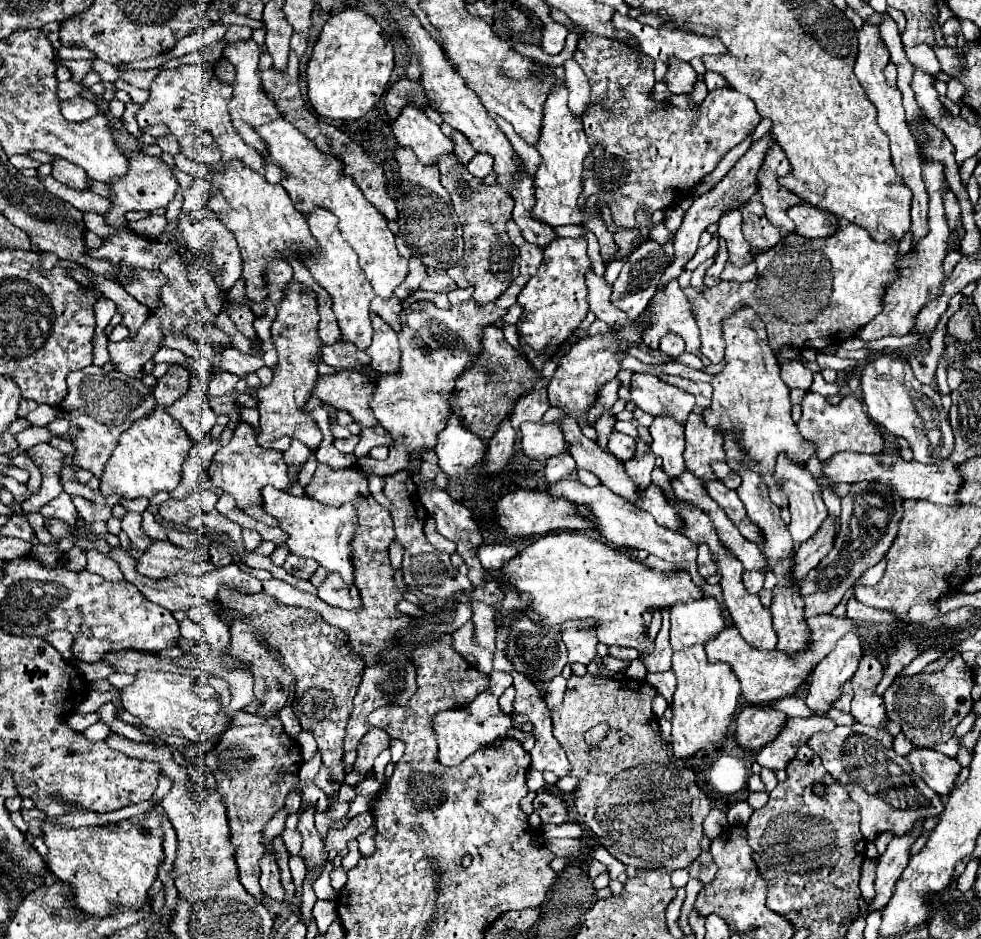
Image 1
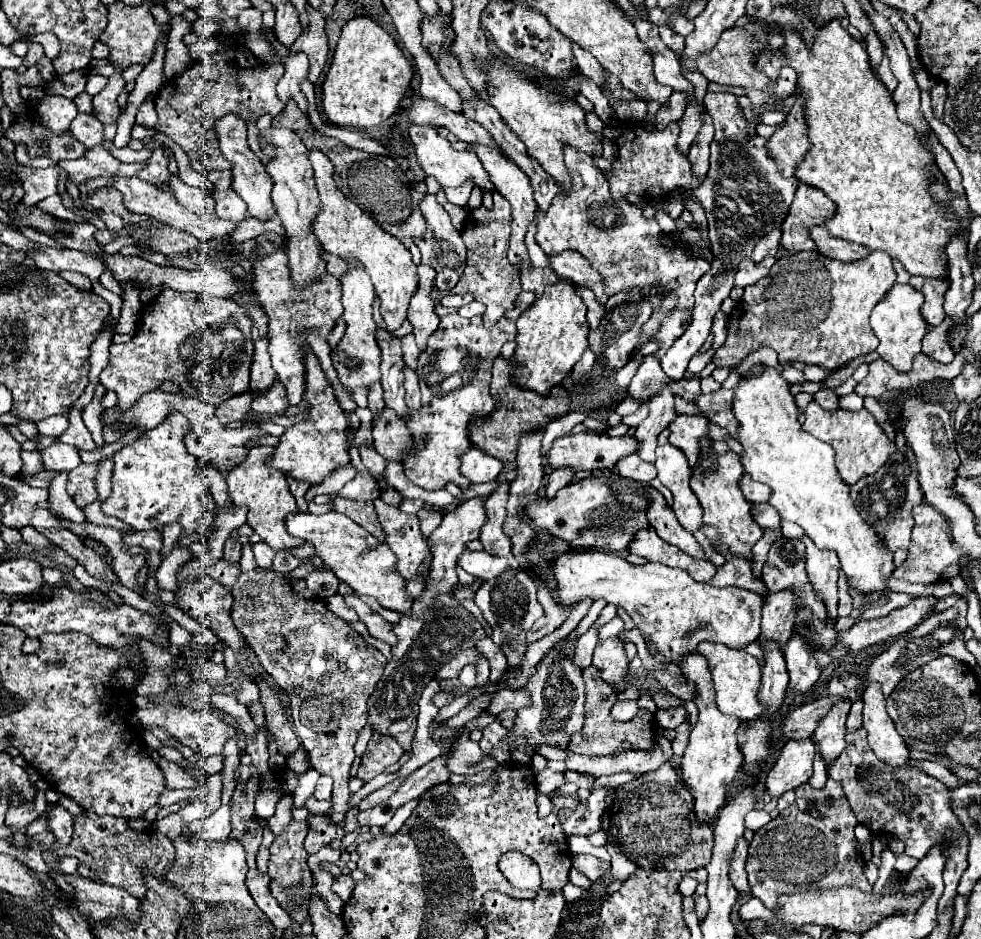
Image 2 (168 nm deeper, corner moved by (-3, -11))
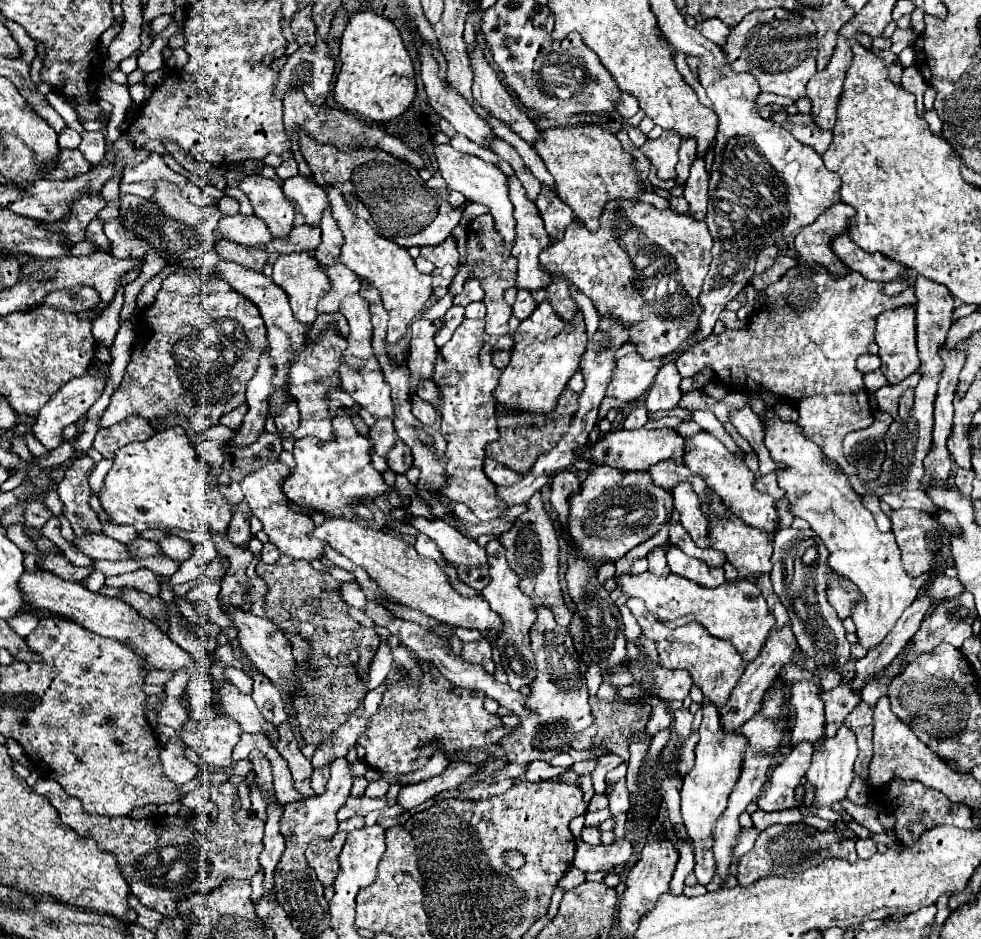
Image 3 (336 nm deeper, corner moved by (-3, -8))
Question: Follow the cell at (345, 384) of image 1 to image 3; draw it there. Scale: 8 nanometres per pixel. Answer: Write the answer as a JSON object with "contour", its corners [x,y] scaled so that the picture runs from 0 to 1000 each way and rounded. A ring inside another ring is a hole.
{"contour":[[[407,469],[405,475],[394,483],[394,494],[401,503],[405,505],[413,505],[419,496],[421,496],[421,488],[419,488],[419,479]]]}

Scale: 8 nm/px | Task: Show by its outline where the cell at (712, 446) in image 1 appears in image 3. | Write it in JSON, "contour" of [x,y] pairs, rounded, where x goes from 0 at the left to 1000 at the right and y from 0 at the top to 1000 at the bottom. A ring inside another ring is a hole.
{"contour":[[[715,539],[715,543],[721,547],[725,562],[723,562],[723,571],[725,571],[725,584],[739,588],[741,596],[751,605],[753,616],[759,618],[768,618],[776,611],[784,611],[786,609],[786,590],[788,590],[788,573],[774,564],[774,562],[766,562],[761,560],[755,552],[751,552],[747,545],[741,545],[741,552],[731,554],[721,545],[721,539]]]}

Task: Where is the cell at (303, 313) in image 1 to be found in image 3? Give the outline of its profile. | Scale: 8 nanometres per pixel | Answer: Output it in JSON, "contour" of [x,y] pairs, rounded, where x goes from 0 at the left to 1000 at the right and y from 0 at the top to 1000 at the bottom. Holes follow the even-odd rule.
{"contour":[[[347,435],[344,442],[338,447],[338,454],[340,461],[344,462],[344,469],[341,471],[329,471],[329,469],[323,469],[323,466],[315,464],[307,466],[307,469],[301,469],[301,477],[299,477],[299,486],[301,486],[301,501],[299,505],[291,511],[288,515],[288,524],[293,526],[295,532],[299,532],[301,537],[305,539],[311,539],[315,543],[321,543],[321,545],[329,545],[329,547],[335,547],[335,550],[350,550],[350,552],[356,552],[360,554],[364,547],[358,543],[360,537],[366,537],[368,532],[374,532],[374,530],[384,530],[388,528],[390,524],[397,522],[397,518],[392,515],[390,507],[380,498],[378,494],[378,483],[376,483],[376,469],[370,466],[368,462],[364,462],[362,454],[357,443],[355,443],[350,435]]]}

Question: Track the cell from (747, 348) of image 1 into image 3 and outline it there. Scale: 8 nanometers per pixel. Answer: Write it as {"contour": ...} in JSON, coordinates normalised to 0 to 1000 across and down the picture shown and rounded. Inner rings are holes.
{"contour":[[[784,437],[778,447],[782,449],[780,473],[786,481],[786,488],[802,494],[802,501],[792,503],[792,513],[802,524],[806,543],[810,550],[821,552],[829,567],[835,569],[847,588],[845,603],[861,618],[872,622],[882,635],[882,639],[872,645],[867,658],[874,667],[876,686],[888,692],[900,684],[920,650],[935,637],[937,626],[945,620],[945,611],[927,613],[920,607],[912,571],[908,567],[898,569],[894,564],[890,547],[878,537],[878,530],[867,520],[863,507],[839,492],[839,479],[827,471],[810,449],[794,447],[788,437]]]}

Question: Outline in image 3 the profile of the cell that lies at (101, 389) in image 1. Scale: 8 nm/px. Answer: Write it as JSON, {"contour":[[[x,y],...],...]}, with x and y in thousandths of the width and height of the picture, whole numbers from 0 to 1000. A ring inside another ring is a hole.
{"contour":[[[91,488],[78,490],[68,503],[66,511],[60,515],[58,526],[64,535],[64,547],[72,556],[72,562],[78,571],[93,567],[103,567],[105,560],[99,552],[99,545],[91,541]]]}

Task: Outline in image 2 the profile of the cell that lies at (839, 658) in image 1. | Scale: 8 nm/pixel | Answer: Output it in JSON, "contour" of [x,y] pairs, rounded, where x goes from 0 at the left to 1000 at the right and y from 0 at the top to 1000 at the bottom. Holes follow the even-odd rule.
{"contour":[[[857,744],[847,753],[847,759],[843,759],[843,764],[839,764],[839,768],[835,768],[833,776],[831,776],[831,787],[833,787],[833,796],[841,808],[841,813],[851,810],[851,806],[855,806],[855,802],[861,798],[861,766],[863,759],[867,755],[867,747]]]}

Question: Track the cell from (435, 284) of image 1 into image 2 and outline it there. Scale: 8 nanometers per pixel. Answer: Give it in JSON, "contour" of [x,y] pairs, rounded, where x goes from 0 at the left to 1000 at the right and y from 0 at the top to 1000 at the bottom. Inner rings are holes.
{"contour":[[[456,312],[456,314],[450,318],[450,325],[468,329],[468,327],[472,327],[472,325],[476,325],[476,323],[480,323],[480,321],[482,321],[482,314],[478,314],[478,312],[472,312],[472,314],[460,314],[460,312]]]}

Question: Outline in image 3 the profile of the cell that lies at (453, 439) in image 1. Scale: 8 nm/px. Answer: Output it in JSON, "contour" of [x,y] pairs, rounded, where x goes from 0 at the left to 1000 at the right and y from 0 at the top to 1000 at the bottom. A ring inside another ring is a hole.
{"contour":[[[501,488],[494,490],[494,505],[496,505],[496,507],[501,509],[501,513],[507,515],[507,518],[521,518],[521,515],[529,513],[529,509],[531,509],[527,503],[519,501],[517,496],[513,496],[513,494],[509,494],[509,492],[501,490]]]}

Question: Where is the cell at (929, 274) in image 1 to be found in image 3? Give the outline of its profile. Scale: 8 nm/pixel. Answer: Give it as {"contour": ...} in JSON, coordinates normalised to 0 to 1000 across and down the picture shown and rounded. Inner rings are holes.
{"contour":[[[923,326],[914,330],[904,330],[894,339],[894,354],[892,364],[896,368],[898,381],[898,396],[906,405],[906,409],[916,409],[918,405],[933,398],[939,390],[935,379],[935,364],[933,364],[933,328]]]}

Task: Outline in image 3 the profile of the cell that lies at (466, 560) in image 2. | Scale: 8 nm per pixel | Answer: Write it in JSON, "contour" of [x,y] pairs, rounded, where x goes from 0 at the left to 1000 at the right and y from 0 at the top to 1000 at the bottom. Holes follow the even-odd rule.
{"contour":[[[415,550],[413,552],[419,560],[435,569],[445,581],[448,588],[464,601],[474,601],[474,603],[488,603],[496,599],[496,590],[490,581],[486,581],[484,575],[474,573],[464,564],[458,556],[454,554],[435,554],[431,550]]]}

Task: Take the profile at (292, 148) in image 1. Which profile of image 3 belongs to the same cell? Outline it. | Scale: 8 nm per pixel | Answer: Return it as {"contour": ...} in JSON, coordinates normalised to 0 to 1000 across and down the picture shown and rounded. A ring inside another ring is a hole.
{"contour":[[[335,200],[333,202],[333,211],[337,215],[339,230],[341,230],[346,243],[348,243],[348,247],[352,251],[348,279],[354,285],[358,285],[364,294],[374,296],[386,309],[390,326],[392,326],[394,334],[397,334],[394,364],[403,366],[403,364],[407,364],[415,356],[415,351],[419,347],[419,341],[429,334],[429,330],[433,328],[433,322],[439,317],[439,313],[441,313],[441,309],[439,309],[439,294],[429,292],[423,285],[423,277],[417,273],[415,264],[411,264],[411,262],[407,262],[407,260],[386,251],[384,247],[378,245],[378,241],[372,234],[364,232],[346,202]]]}

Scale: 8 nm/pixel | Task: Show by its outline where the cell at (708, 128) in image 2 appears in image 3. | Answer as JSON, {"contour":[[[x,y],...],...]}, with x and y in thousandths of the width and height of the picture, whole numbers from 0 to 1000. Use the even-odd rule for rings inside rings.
{"contour":[[[710,168],[704,177],[704,187],[698,196],[698,213],[702,215],[702,228],[708,230],[708,234],[719,234],[721,226],[721,196],[723,187],[719,183],[719,170]]]}

